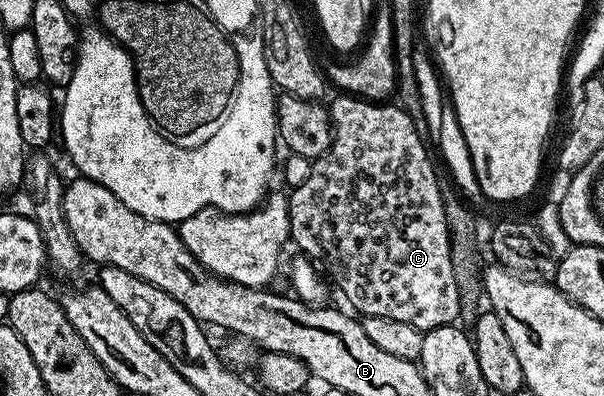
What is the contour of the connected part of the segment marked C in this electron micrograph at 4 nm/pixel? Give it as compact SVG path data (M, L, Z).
M357 96L331 97L328 102L330 122L334 126L334 139L328 152L320 158L313 159L310 175L302 184L289 191L290 200L290 242L298 245L303 255L319 263L326 262L325 273L338 281L342 294L359 310L359 315L388 316L388 320L404 320L404 324L412 324L423 332L434 330L437 326L449 326L457 323L458 309L462 306L463 295L458 289L458 277L454 274L454 261L450 255L450 229L444 212L444 200L440 177L434 171L434 162L426 151L427 143L418 135L412 120L402 107L397 104L383 104L378 100L367 100Z

